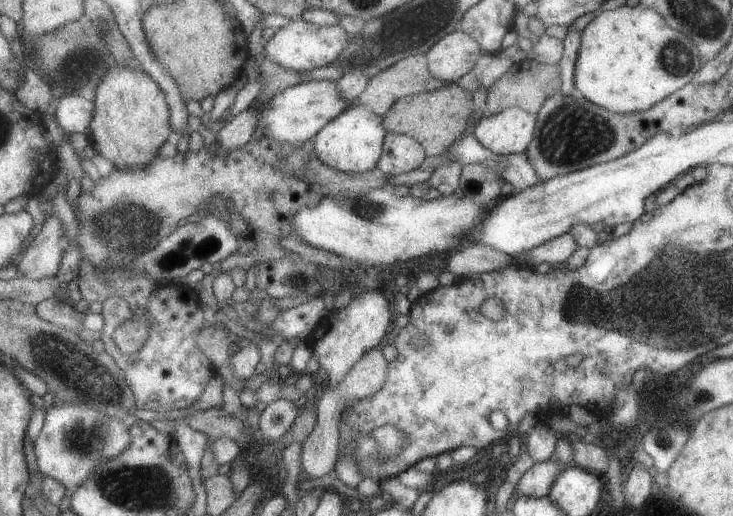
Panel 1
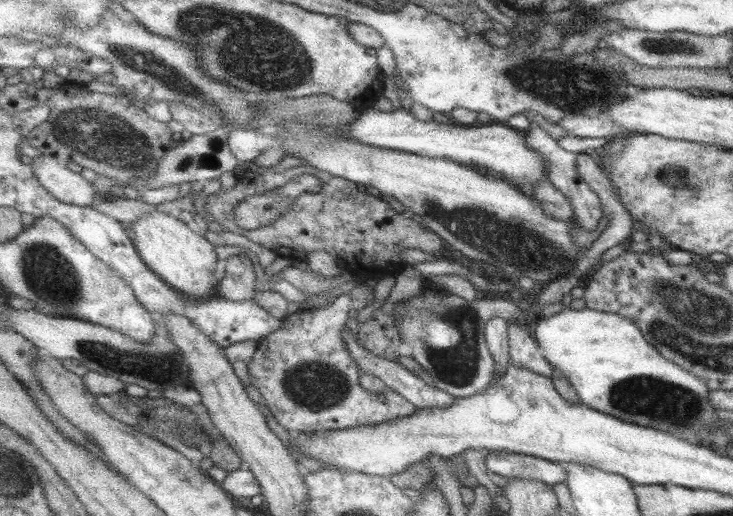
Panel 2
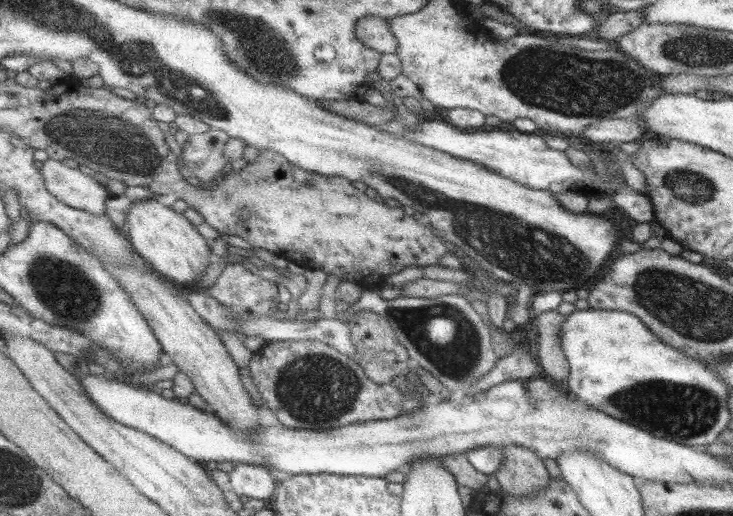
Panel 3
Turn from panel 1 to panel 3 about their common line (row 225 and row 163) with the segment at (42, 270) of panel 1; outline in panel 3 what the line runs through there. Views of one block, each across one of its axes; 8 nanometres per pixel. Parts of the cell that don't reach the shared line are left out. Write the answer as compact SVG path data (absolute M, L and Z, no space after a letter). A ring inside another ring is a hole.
M51 158L43 162L41 169L49 191L61 202L93 214L107 214L107 199L111 193L94 176Z

